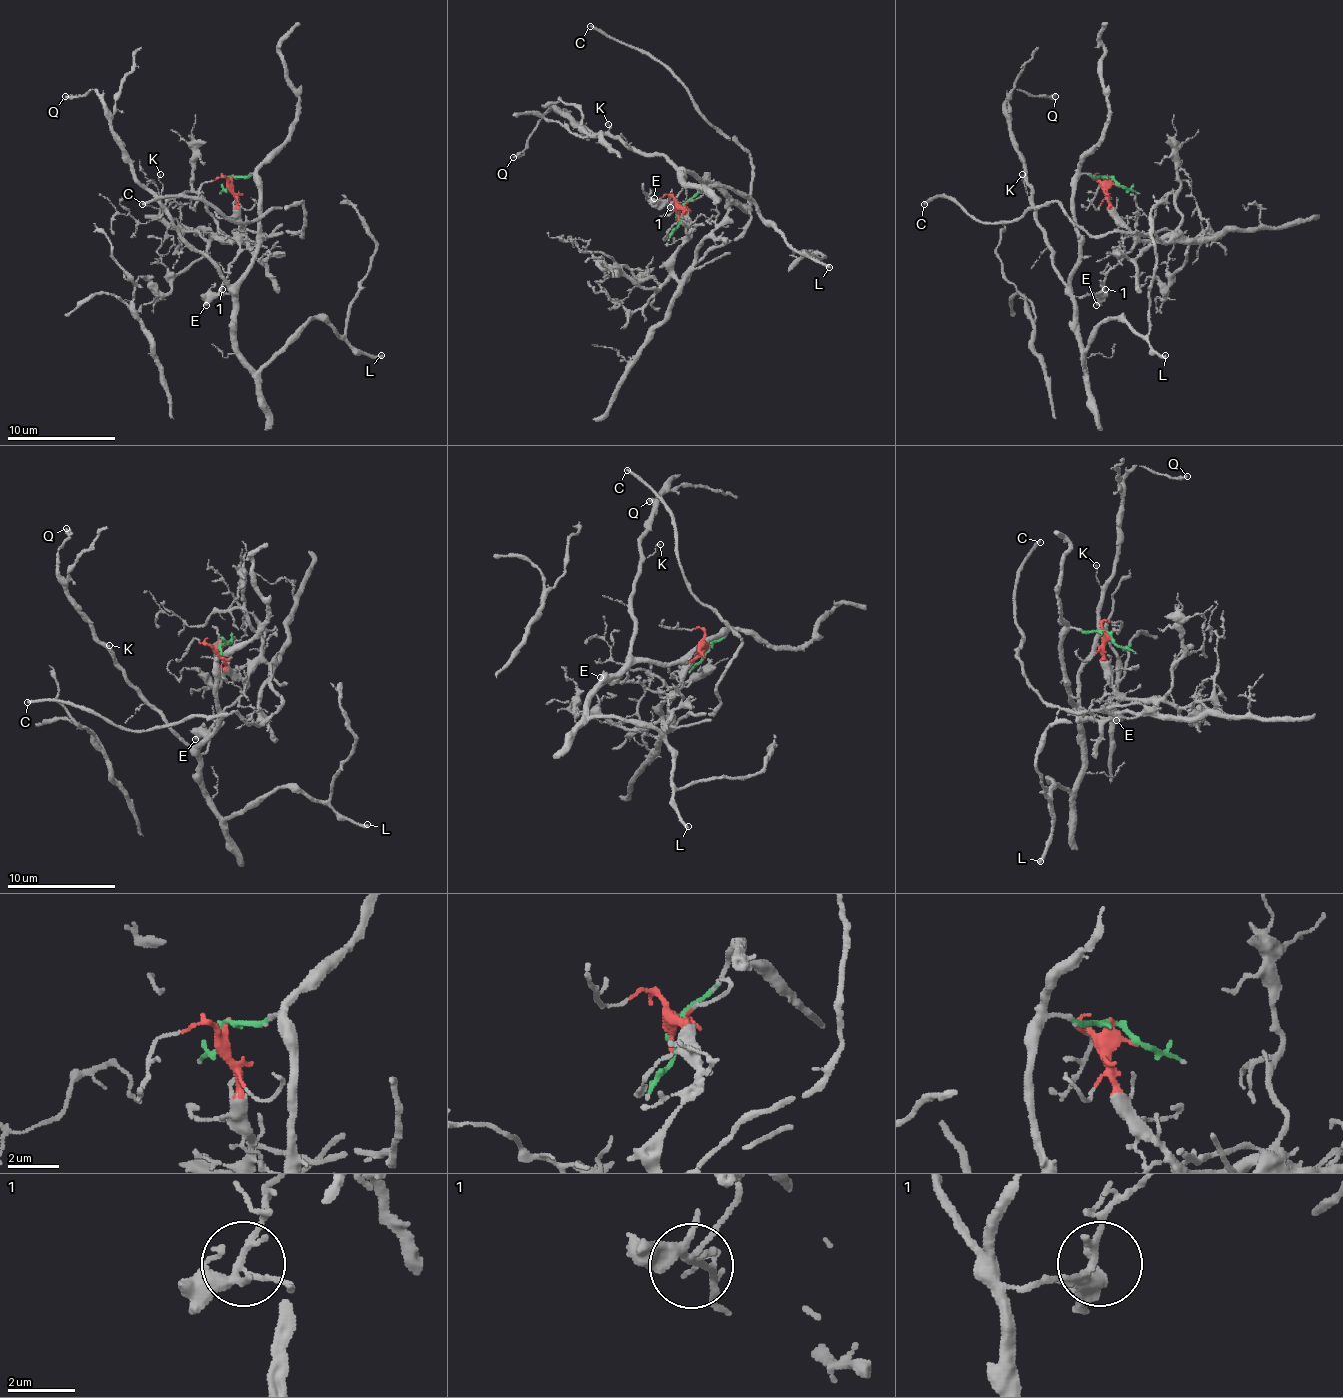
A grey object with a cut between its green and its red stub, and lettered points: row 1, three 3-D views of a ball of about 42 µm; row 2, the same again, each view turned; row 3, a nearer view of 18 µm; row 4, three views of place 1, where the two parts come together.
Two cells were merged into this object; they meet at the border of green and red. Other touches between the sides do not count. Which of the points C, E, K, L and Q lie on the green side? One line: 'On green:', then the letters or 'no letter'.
On green: K, L, Q

